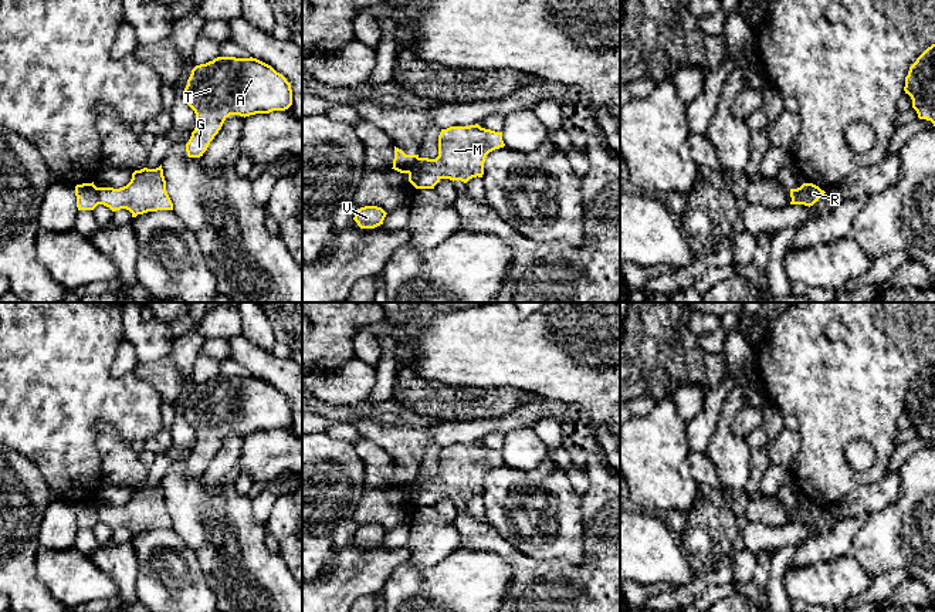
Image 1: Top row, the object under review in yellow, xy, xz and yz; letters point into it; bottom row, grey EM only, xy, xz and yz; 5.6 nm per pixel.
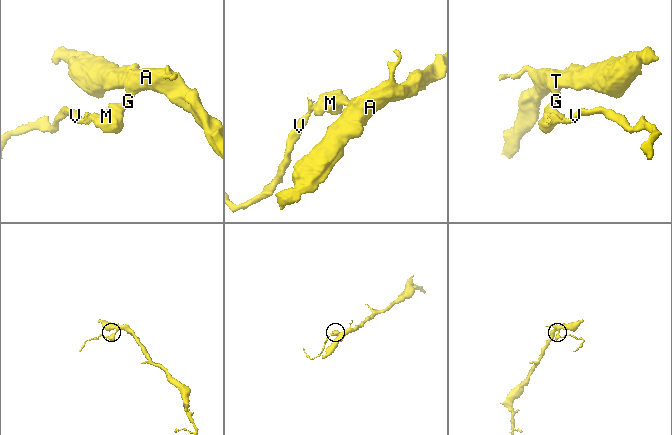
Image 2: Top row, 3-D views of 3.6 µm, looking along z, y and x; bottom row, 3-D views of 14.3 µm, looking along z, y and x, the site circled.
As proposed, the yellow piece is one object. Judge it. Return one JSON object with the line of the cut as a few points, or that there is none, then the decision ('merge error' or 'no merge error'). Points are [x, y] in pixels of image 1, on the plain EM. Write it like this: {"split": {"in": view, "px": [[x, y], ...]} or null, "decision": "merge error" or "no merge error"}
{"split": {"in": "xy", "px": [[97, 506], [97, 518], [100, 521]]}, "decision": "merge error"}

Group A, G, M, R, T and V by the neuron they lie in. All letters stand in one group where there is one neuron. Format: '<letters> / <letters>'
A G M R T / V

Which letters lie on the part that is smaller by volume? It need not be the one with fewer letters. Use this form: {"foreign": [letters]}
{"foreign": ["V"]}

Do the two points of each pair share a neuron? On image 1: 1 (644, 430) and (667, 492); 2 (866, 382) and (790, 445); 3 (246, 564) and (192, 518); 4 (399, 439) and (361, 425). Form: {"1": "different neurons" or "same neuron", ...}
{"1": "same neuron", "2": "different neurons", "3": "same neuron", "4": "same neuron"}

